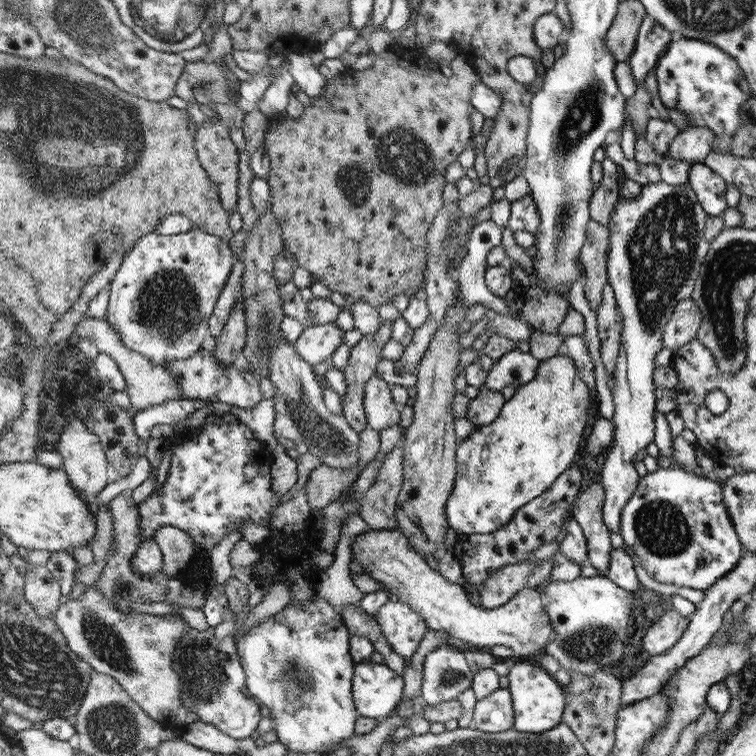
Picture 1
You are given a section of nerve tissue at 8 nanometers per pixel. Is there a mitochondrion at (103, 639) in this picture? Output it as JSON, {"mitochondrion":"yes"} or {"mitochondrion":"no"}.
{"mitochondrion":"yes"}

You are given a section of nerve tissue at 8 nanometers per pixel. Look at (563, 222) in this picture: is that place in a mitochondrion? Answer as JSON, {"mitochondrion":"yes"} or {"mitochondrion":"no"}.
{"mitochondrion":"yes"}

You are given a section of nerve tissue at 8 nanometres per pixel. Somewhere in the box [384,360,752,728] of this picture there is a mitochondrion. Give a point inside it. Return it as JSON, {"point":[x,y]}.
{"point":[662,528]}

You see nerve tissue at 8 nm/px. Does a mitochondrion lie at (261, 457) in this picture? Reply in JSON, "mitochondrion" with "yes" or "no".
{"mitochondrion":"no"}

